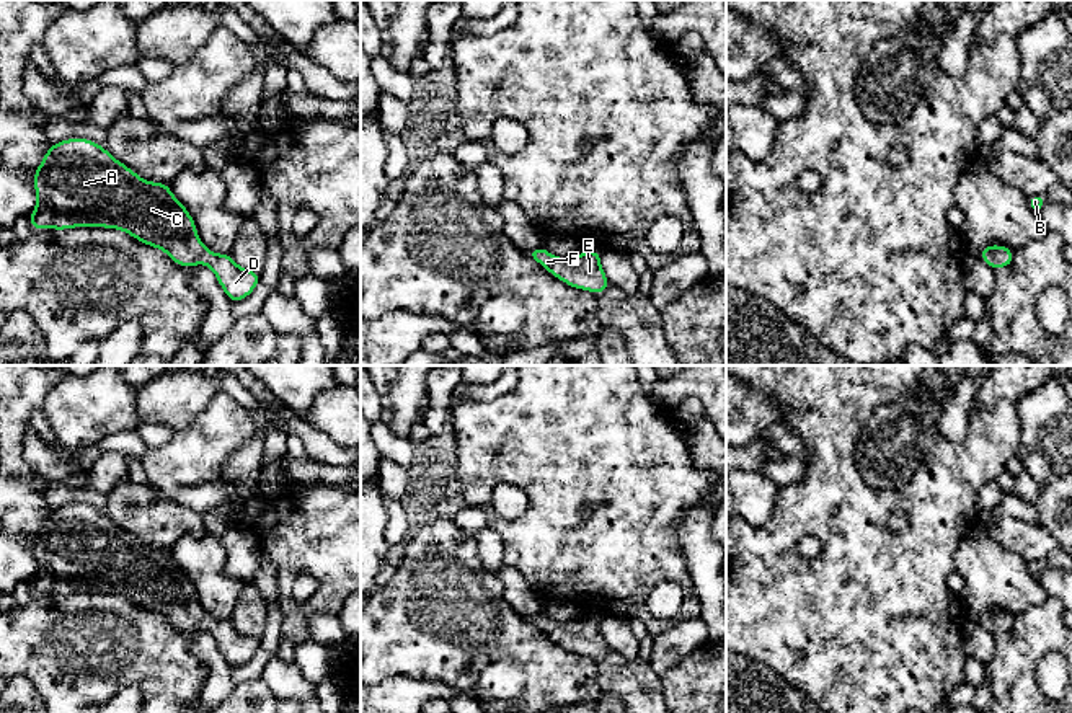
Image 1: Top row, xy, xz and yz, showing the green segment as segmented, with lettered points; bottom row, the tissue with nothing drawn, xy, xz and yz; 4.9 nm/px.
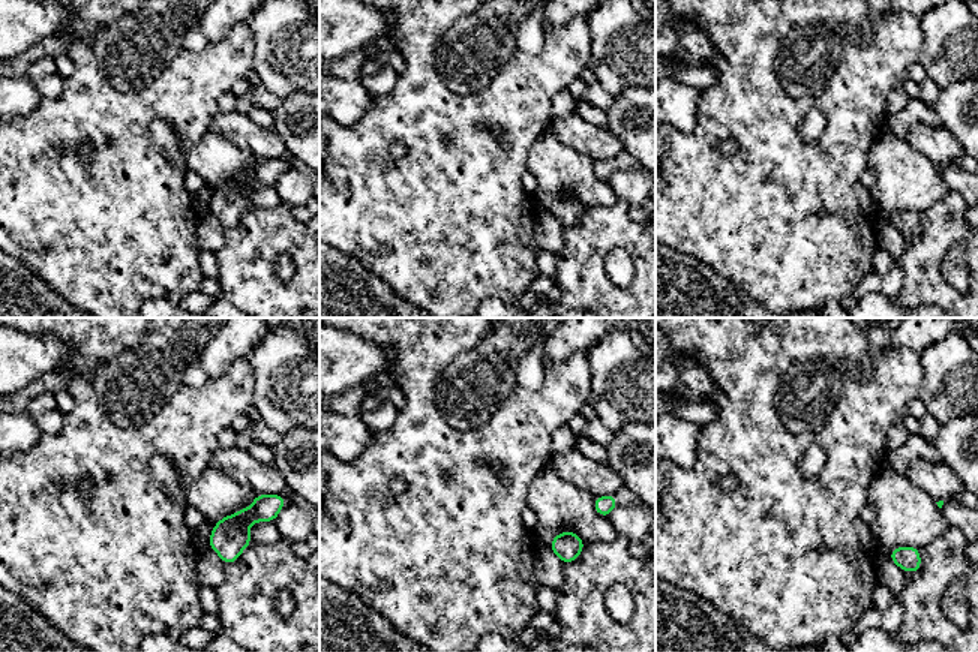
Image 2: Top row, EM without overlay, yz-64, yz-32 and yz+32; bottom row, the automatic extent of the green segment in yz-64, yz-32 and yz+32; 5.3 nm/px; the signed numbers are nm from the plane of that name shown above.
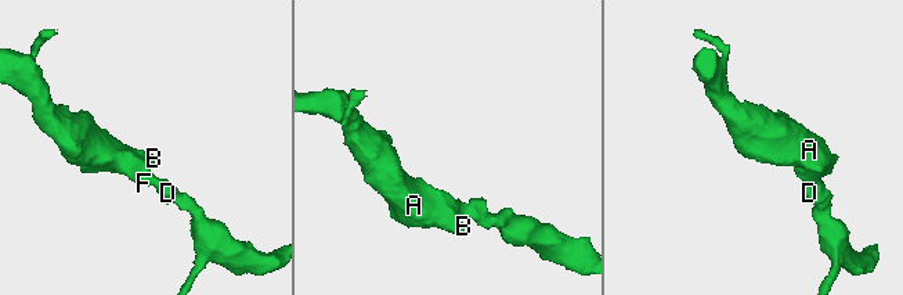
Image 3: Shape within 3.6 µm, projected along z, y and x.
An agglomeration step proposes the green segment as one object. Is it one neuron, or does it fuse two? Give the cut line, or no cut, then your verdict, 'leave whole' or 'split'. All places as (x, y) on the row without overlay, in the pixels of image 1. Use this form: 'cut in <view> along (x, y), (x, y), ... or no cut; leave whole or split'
no cut; leave whole

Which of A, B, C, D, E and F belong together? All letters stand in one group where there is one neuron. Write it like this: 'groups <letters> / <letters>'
groups A B C D E F

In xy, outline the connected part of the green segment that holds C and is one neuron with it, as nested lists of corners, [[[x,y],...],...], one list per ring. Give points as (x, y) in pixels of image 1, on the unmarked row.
[[[78,503],[49,509],[42,529],[34,537],[34,558],[38,569],[28,581],[34,596],[117,594],[148,612],[163,615],[183,633],[189,635],[199,628],[209,631],[232,669],[246,664],[259,648],[259,638],[243,635],[232,620],[219,620],[202,610],[194,584],[173,561],[170,550],[142,545],[93,506]]]

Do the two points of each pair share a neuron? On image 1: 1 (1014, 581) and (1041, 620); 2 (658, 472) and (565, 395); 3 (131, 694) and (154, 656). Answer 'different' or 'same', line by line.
1: different
2: same
3: different

